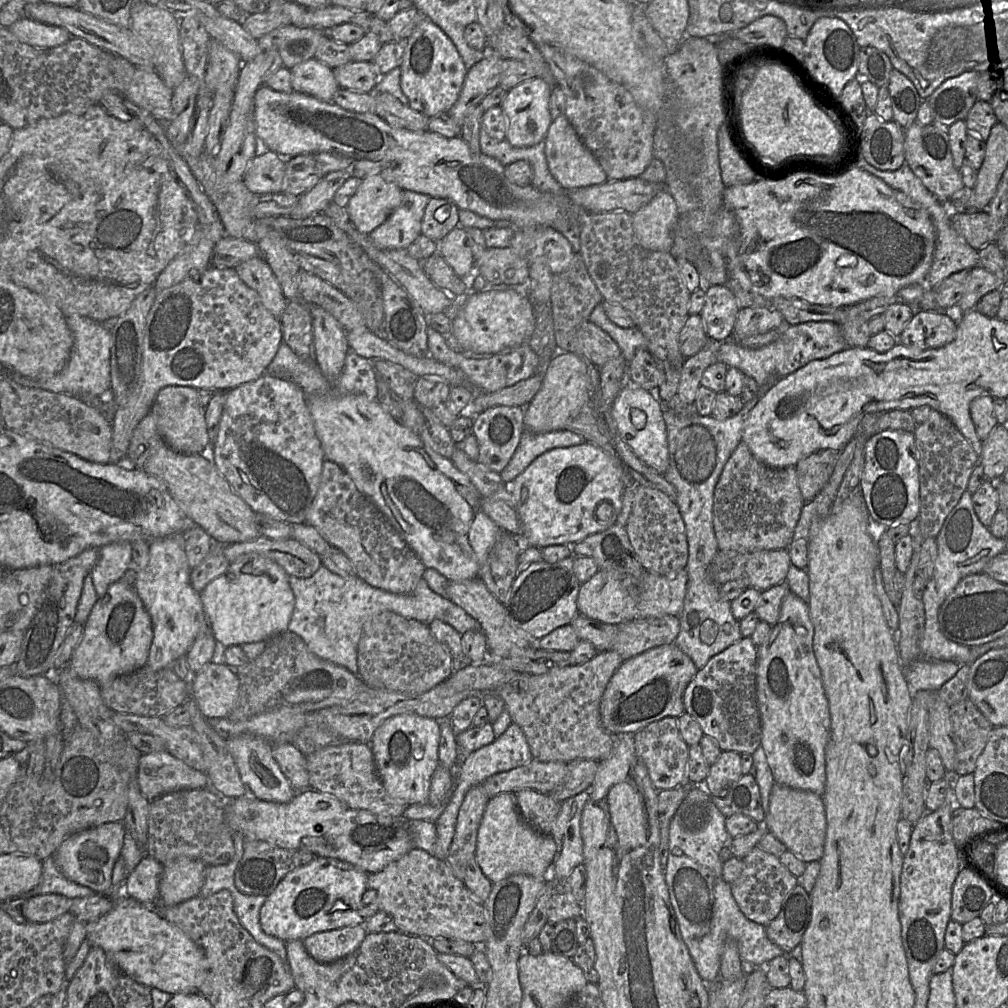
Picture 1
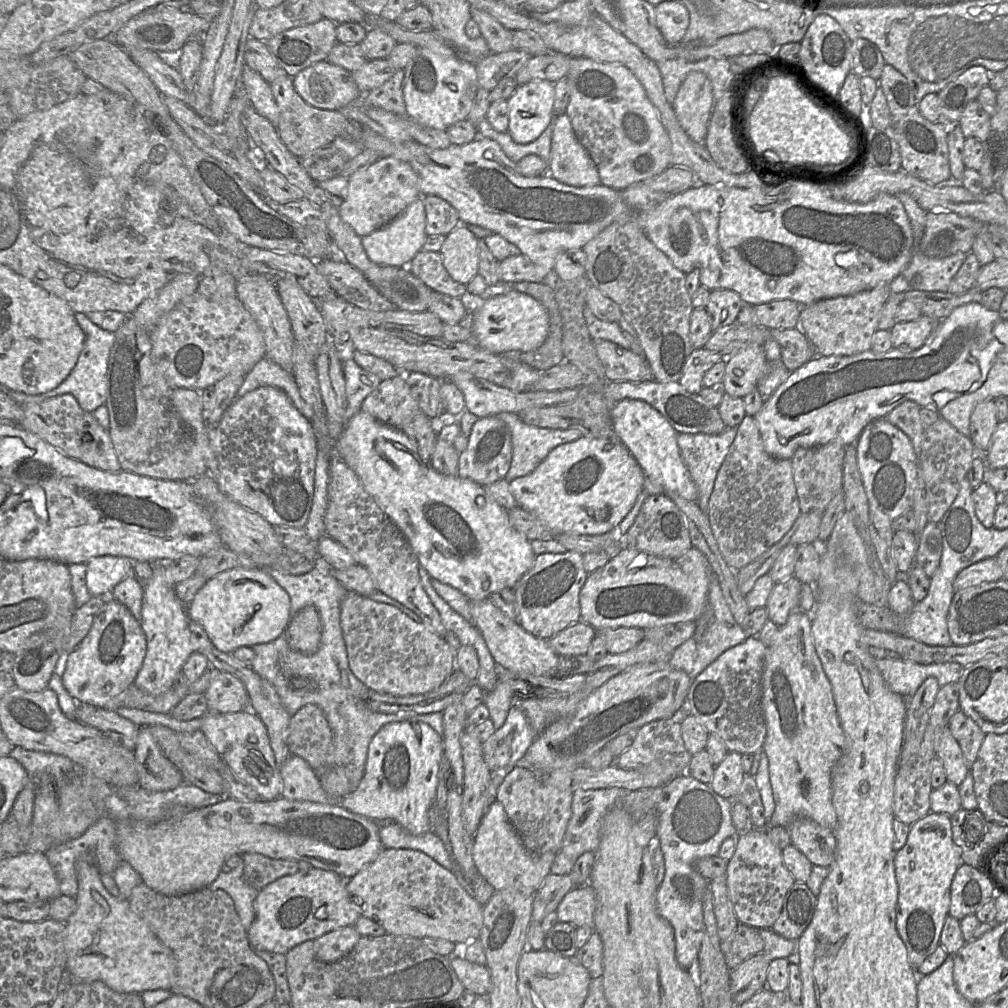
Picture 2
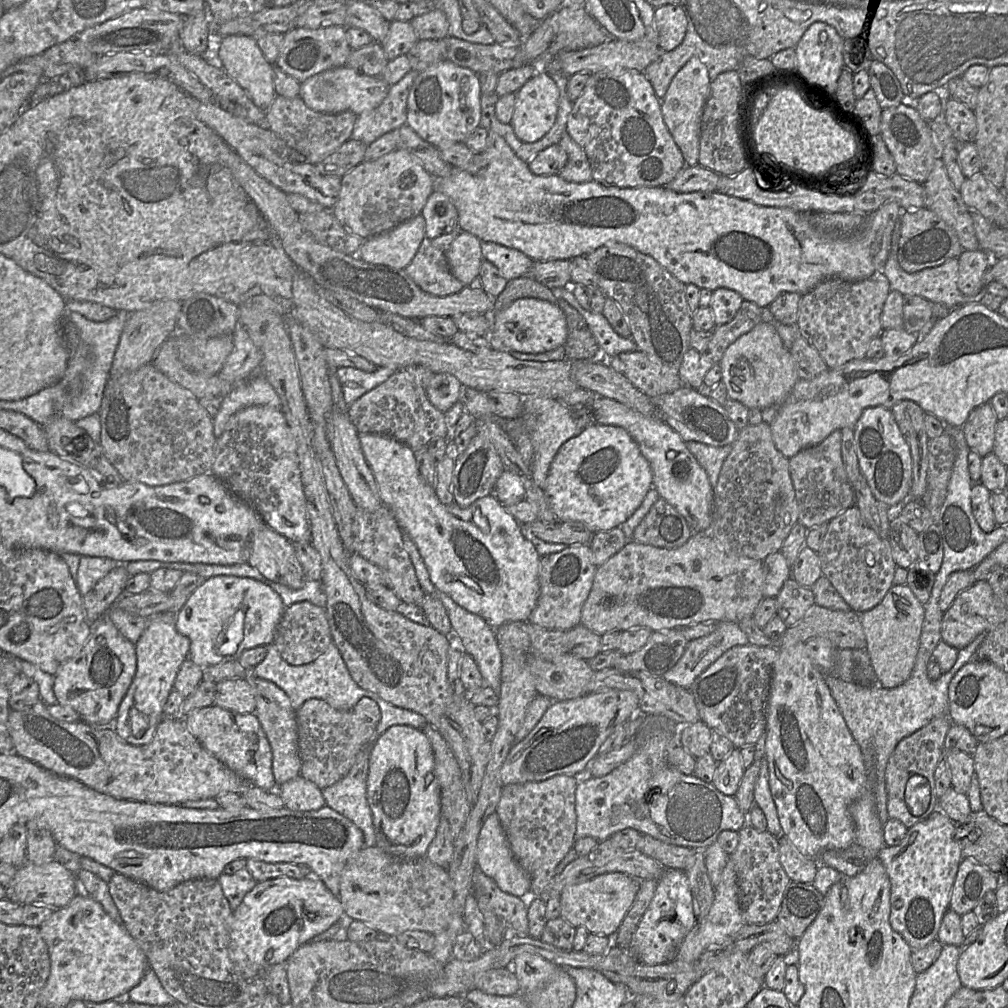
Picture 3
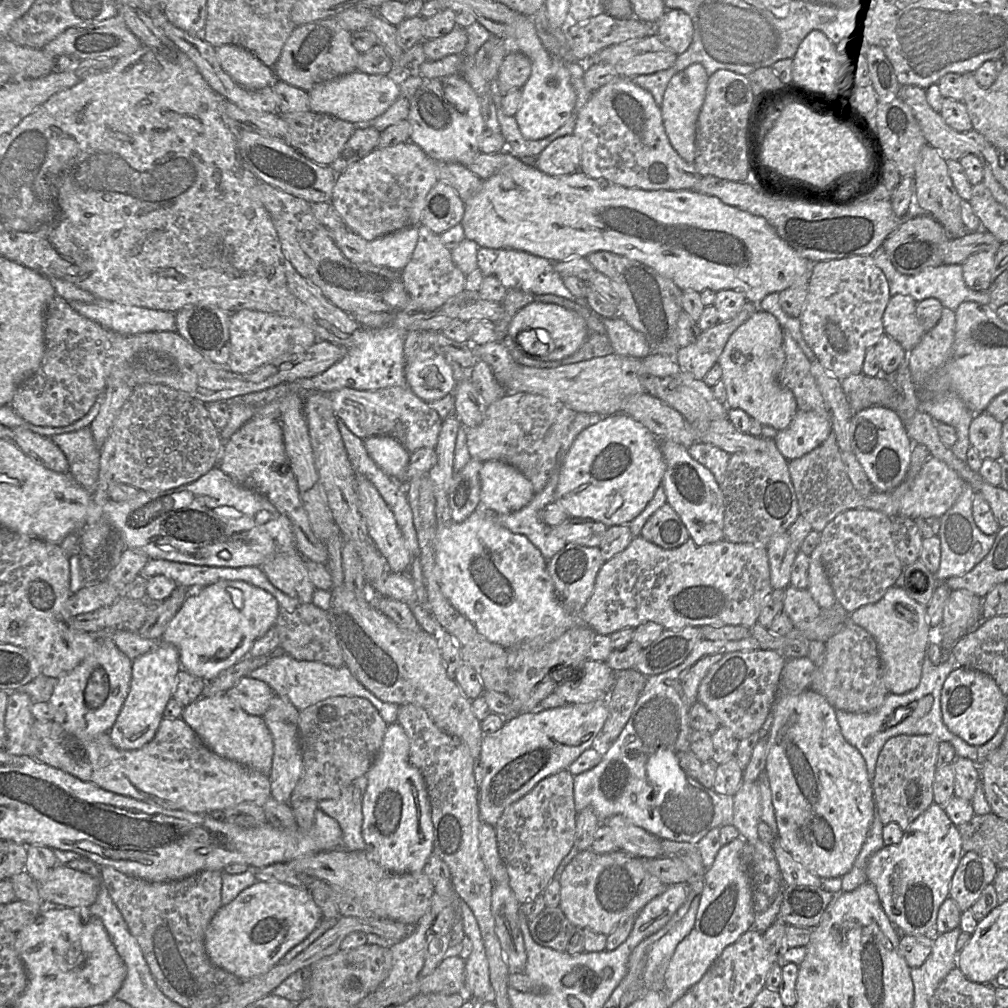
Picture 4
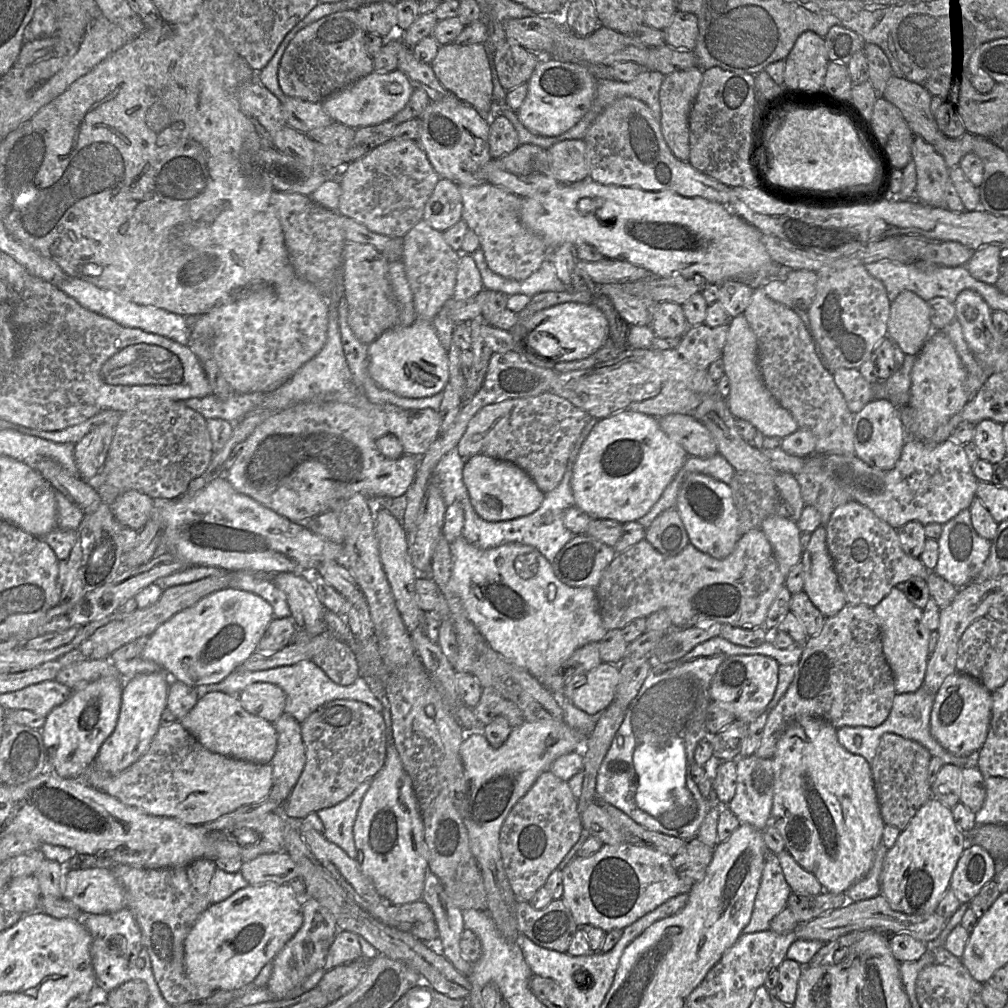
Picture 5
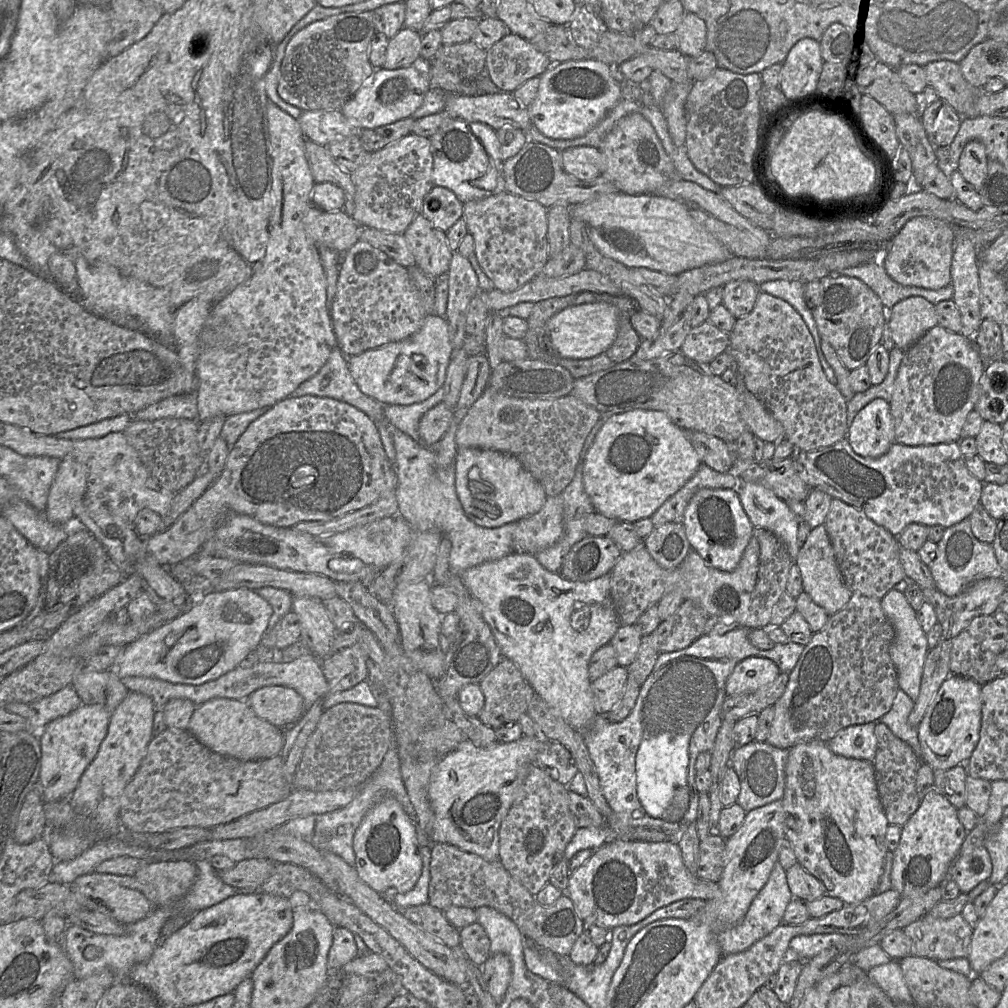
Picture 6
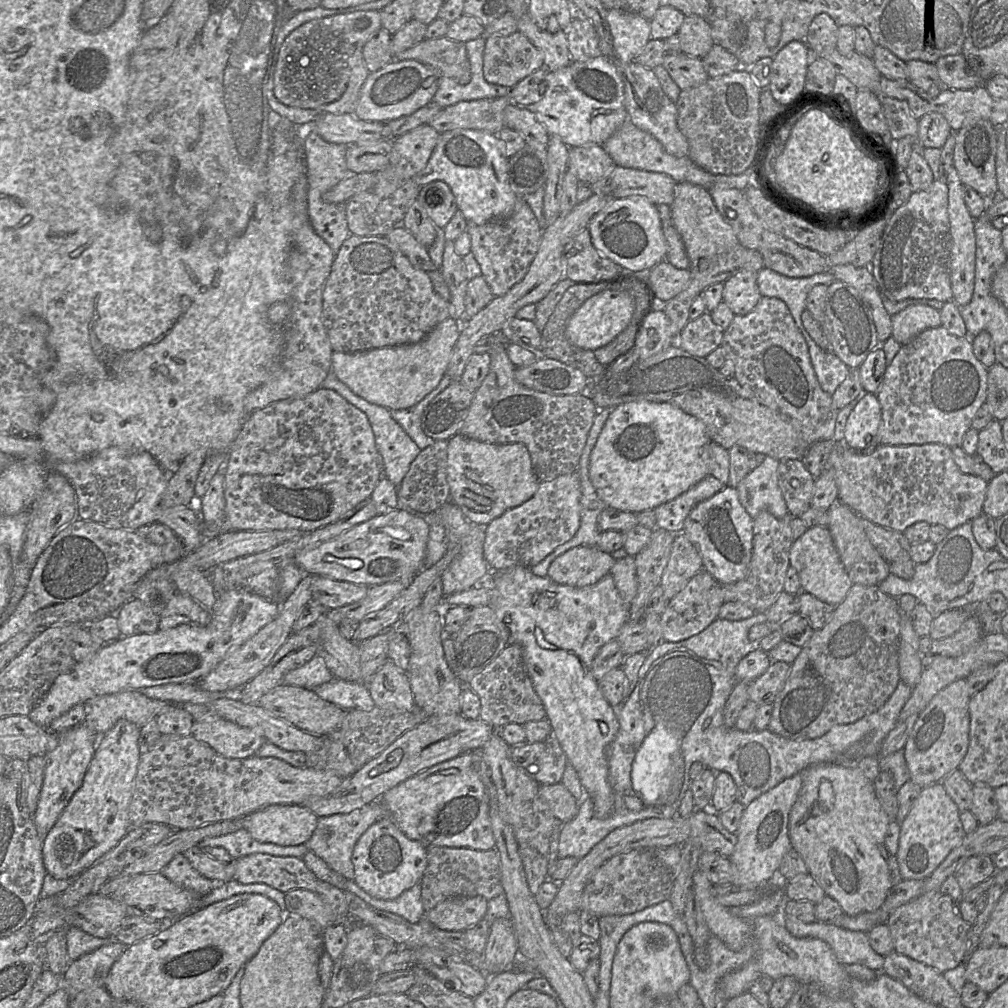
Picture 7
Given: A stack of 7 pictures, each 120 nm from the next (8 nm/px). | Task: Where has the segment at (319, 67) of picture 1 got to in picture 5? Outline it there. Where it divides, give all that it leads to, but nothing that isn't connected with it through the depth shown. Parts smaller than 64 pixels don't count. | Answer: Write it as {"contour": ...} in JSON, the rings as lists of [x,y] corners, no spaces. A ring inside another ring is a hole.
{"contour":[[[400,70],[387,73],[373,71],[349,87],[326,98],[321,104],[334,122],[359,129],[393,119],[407,105],[414,89]]]}

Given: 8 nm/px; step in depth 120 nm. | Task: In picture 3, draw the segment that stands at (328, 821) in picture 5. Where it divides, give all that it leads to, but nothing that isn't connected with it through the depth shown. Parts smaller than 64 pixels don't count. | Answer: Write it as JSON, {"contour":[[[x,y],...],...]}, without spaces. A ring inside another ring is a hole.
{"contour":[[[371,746],[362,748],[348,774],[322,789],[326,806],[352,821],[363,833],[364,847],[376,845],[373,817],[366,798]]]}

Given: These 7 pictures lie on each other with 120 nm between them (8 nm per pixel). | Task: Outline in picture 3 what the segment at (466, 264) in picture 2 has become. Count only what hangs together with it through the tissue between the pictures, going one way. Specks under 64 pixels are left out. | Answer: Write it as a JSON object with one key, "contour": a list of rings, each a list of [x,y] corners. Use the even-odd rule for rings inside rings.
{"contour":[[[461,231],[445,251],[452,274],[466,287],[480,274],[481,243],[473,234]]]}

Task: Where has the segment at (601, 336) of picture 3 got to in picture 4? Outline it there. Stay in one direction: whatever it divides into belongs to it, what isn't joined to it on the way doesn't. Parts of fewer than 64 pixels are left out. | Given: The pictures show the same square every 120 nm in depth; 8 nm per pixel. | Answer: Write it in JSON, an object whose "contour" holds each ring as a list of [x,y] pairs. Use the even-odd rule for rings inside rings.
{"contour":[[[620,316],[611,319],[601,318],[601,321],[607,331],[614,354],[638,359],[651,354],[645,337]]]}

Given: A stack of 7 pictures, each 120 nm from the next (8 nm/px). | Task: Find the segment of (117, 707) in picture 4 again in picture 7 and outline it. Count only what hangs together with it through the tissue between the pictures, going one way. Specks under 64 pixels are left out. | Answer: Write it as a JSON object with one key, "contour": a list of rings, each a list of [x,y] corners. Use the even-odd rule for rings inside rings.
{"contour":[[[85,723],[57,733],[57,745],[45,754],[42,787],[36,809],[32,815],[38,836],[42,839],[56,823],[73,794],[81,786],[99,739],[99,736]]]}

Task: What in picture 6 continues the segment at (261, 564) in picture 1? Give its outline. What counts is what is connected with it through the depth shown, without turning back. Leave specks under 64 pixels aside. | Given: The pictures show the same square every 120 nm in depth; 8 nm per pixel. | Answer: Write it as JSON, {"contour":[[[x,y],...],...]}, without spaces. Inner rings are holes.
{"contour":[[[253,590],[207,592],[177,618],[125,646],[110,669],[120,679],[140,676],[189,685],[215,680],[261,646],[272,612],[269,603]]]}

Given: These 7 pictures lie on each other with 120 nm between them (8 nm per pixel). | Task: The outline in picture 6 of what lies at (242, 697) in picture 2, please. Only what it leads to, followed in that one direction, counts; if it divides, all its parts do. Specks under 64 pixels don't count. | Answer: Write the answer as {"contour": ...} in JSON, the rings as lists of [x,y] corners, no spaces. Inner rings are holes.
{"contour":[[[285,686],[259,688],[245,700],[259,718],[281,729],[294,725],[305,713],[301,695]]]}

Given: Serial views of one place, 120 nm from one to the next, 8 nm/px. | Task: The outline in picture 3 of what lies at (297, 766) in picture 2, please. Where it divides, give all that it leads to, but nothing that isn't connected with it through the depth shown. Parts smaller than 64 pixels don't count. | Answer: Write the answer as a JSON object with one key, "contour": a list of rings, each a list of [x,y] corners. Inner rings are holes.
{"contour":[[[301,775],[278,786],[284,806],[293,811],[314,811],[325,806],[321,789]]]}

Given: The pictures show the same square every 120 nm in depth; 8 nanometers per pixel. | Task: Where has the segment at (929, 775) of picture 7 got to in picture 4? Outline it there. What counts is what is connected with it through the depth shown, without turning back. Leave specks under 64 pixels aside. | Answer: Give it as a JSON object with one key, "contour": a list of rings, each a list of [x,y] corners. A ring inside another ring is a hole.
{"contour":[[[959,667],[946,678],[941,690],[941,712],[946,727],[972,746],[980,747],[992,739],[1007,711],[1007,696],[986,673]]]}

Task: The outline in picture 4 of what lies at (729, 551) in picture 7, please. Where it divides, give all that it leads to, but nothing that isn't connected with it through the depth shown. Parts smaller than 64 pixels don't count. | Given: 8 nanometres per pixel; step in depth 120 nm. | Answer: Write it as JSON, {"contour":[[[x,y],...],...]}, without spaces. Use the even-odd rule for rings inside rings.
{"contour":[[[660,439],[666,470],[662,479],[667,503],[680,516],[690,539],[698,545],[715,543],[724,539],[724,498],[714,475],[693,459],[683,445]]]}

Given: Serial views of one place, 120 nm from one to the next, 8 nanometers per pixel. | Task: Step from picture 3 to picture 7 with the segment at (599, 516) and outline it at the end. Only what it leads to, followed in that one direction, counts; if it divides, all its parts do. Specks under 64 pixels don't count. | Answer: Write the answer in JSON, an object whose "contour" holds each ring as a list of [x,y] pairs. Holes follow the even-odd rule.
{"contour":[[[624,403],[612,410],[592,450],[590,480],[607,508],[636,514],[654,510],[709,475],[710,443],[705,425],[675,405]]]}

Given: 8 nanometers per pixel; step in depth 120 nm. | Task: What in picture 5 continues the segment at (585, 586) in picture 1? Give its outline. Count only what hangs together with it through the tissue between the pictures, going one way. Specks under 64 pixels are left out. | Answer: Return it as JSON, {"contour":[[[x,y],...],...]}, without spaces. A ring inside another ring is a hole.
{"contour":[[[751,529],[742,535],[734,550],[724,559],[716,559],[701,552],[689,543],[679,554],[666,556],[645,539],[614,557],[604,570],[596,588],[599,612],[604,627],[609,631],[622,629],[637,618],[647,618],[665,609],[671,619],[672,629],[687,629],[696,625],[720,623],[734,627],[754,629],[764,627],[767,612],[786,577],[781,572],[773,548],[761,529]]]}

